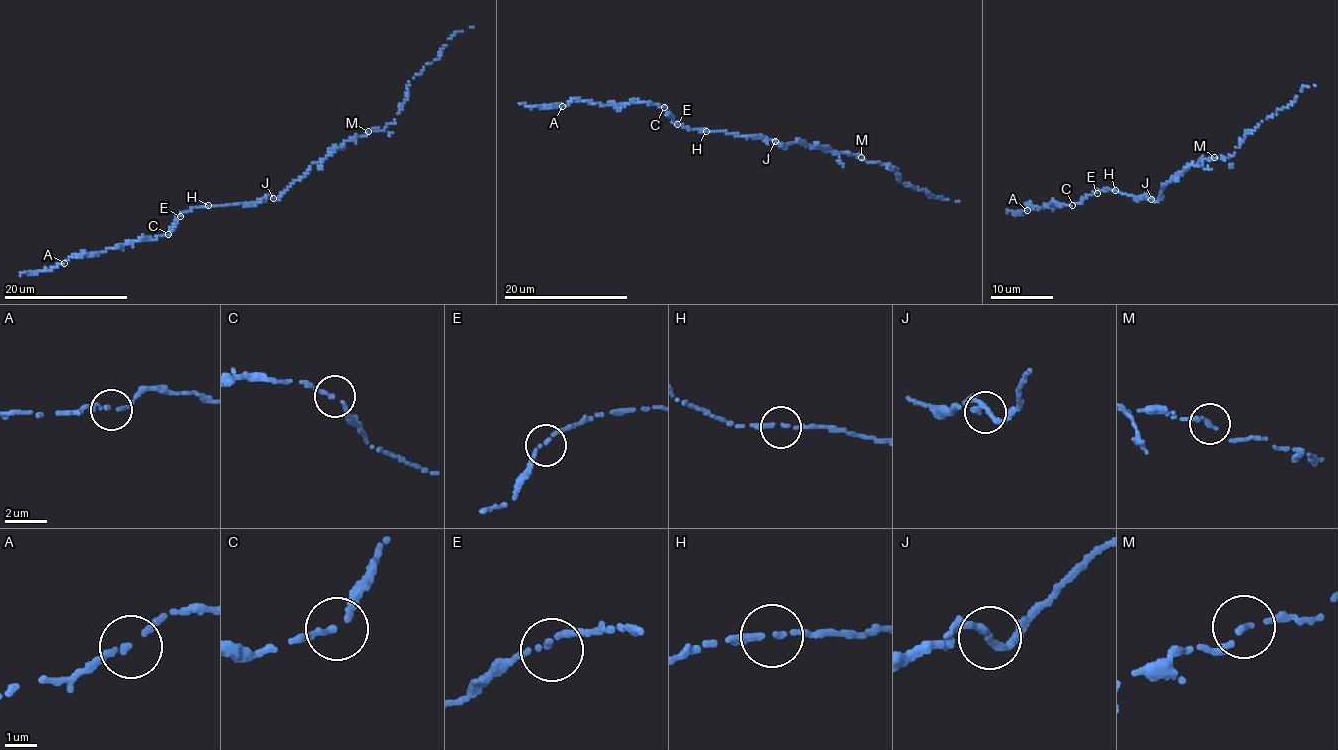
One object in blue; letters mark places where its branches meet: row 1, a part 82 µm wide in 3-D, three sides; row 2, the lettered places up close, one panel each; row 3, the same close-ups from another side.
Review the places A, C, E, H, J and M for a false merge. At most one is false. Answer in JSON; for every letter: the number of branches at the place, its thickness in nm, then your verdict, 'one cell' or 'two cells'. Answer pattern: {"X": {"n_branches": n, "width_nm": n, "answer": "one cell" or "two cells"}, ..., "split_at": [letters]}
{"A": {"n_branches": 2, "width_nm": 180, "answer": "one cell"}, "C": {"n_branches": 2, "width_nm": 180, "answer": "one cell"}, "E": {"n_branches": 2, "width_nm": 150, "answer": "one cell"}, "H": {"n_branches": 2, "width_nm": 160, "answer": "one cell"}, "J": {"n_branches": 2, "width_nm": 240, "answer": "one cell"}, "M": {"n_branches": 2, "width_nm": 150, "answer": "one cell"}, "split_at": []}

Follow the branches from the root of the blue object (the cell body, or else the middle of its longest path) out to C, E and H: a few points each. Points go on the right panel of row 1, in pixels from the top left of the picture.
C: (1152, 199), (1147, 195), (1138, 199), (1110, 188), (1072, 205)
E: (1152, 199), (1147, 195), (1138, 199), (1110, 188), (1097, 193)
H: (1152, 199), (1147, 195), (1138, 199), (1115, 190)

